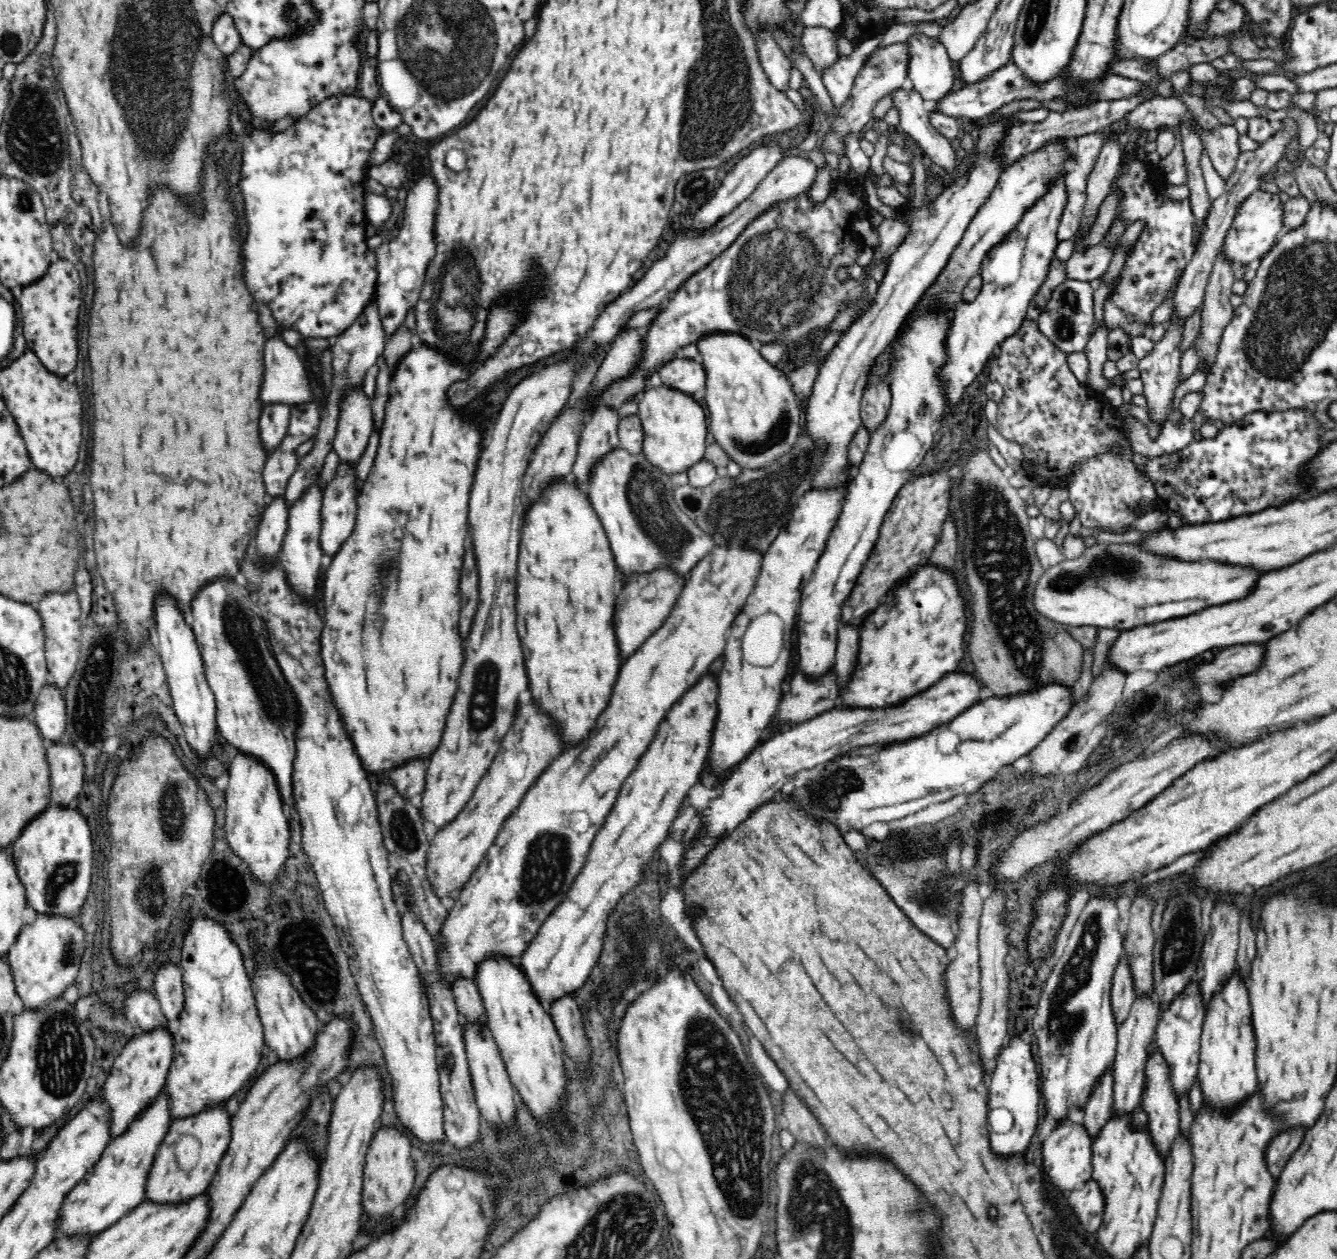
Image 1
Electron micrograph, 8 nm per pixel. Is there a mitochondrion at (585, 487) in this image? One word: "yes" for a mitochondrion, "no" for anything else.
no

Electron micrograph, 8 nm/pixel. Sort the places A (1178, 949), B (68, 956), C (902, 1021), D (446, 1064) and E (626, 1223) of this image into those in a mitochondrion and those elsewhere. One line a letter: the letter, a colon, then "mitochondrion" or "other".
A: mitochondrion
B: mitochondrion
C: mitochondrion
D: other
E: mitochondrion

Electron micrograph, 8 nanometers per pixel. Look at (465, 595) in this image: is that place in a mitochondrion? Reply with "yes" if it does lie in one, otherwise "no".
no

